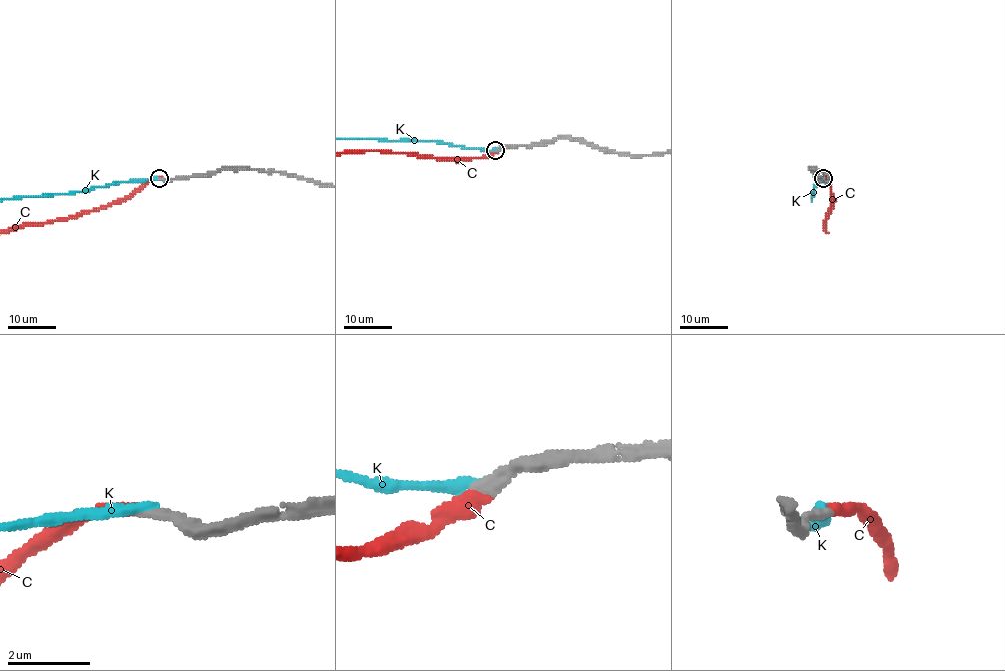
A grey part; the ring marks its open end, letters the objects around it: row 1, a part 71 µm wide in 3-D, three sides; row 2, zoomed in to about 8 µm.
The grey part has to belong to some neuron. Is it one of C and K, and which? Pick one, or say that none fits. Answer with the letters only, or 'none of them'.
C

